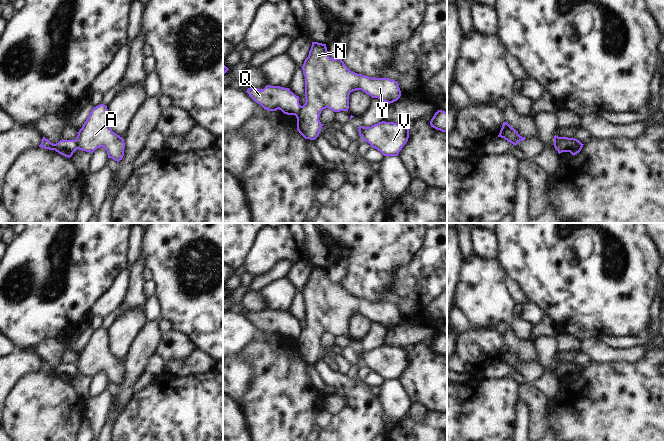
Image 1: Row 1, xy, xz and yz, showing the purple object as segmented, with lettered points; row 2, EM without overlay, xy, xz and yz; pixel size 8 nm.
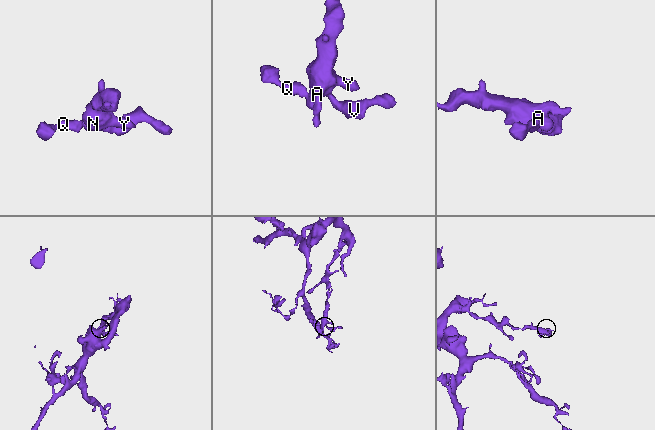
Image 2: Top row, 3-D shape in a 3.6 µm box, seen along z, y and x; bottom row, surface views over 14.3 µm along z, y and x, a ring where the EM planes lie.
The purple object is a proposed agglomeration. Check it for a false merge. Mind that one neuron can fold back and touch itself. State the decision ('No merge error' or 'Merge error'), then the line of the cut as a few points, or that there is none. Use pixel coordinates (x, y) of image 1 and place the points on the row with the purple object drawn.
Merge error. Split along xz (301, 106), (295, 115)

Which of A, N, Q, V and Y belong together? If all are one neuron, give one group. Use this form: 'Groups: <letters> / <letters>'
Groups: A N V Y / Q

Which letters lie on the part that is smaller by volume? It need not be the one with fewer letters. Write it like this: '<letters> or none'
Q

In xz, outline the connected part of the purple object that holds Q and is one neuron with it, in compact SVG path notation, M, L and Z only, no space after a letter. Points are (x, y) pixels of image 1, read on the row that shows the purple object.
M267 85L264 89L248 88L249 96L268 111L281 110L287 115L296 115L301 109L299 96L289 88Z

